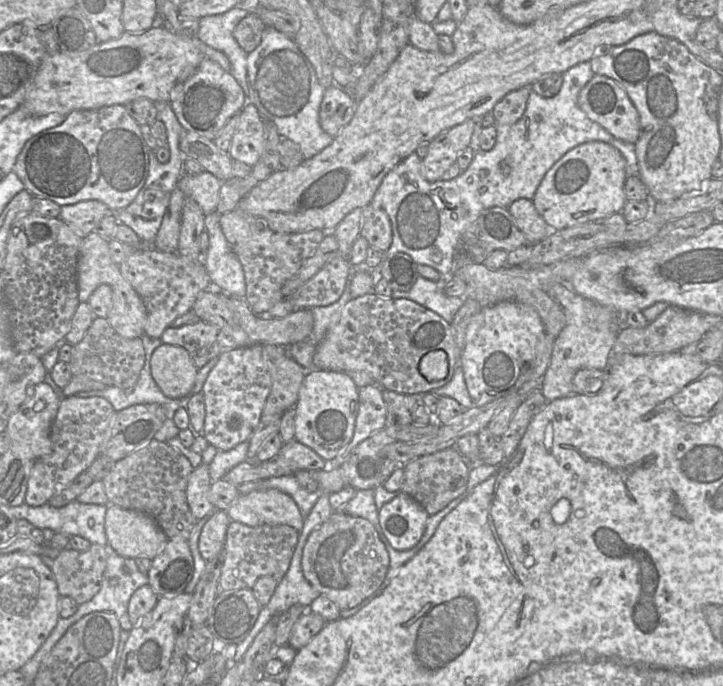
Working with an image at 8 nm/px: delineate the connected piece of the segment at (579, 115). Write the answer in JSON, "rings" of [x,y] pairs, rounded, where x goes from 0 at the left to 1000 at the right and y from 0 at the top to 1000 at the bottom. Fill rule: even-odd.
{"rings":[[[815,90],[799,92],[777,106],[775,133],[765,141],[751,141],[734,133],[723,169],[708,182],[685,181],[687,191],[685,213],[669,220],[663,217],[664,198],[669,184],[658,181],[651,201],[657,220],[649,243],[639,249],[650,258],[647,276],[627,281],[628,296],[618,296],[620,306],[631,300],[647,306],[642,316],[647,321],[640,329],[650,329],[664,312],[682,302],[700,303],[716,290],[736,292],[748,264],[759,246],[787,219],[806,208],[831,206],[853,216],[866,233],[867,257],[882,257],[884,241],[878,208],[859,206],[848,200],[827,179],[816,175],[799,153],[805,128],[822,112]]]}

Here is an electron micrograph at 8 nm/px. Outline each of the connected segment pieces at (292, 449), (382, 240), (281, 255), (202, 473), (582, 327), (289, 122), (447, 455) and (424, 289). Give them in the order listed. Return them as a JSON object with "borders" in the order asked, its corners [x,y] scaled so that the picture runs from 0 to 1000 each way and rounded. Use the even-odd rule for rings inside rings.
{"borders":[[[[408,640],[391,646],[385,663],[376,671],[380,671],[389,679],[398,679],[412,687],[448,685],[452,678],[452,672],[433,655]]],[[[513,297],[501,303],[498,344],[509,351],[512,362],[537,366],[542,354],[542,331],[535,310]]],[[[332,305],[304,313],[308,341],[326,369],[337,397],[339,437],[354,459],[371,455],[391,437],[389,420],[408,401],[438,363],[451,338],[429,334],[414,340],[385,340],[375,335],[364,318],[350,315]]],[[[290,649],[278,660],[279,676],[263,691],[257,723],[263,745],[271,757],[293,751],[299,742],[288,729],[288,719],[293,706],[289,676],[302,655]]],[[[783,413],[765,415],[757,427],[776,445],[784,466],[783,475],[765,499],[759,532],[746,561],[746,570],[761,586],[794,574],[791,571],[791,554],[801,538],[841,538],[846,526],[846,509],[856,483],[856,459],[853,453],[799,429]]],[[[368,38],[358,66],[342,80],[343,149],[357,159],[362,175],[380,181],[386,197],[411,208],[420,232],[427,232],[454,211],[462,200],[443,184],[441,160],[450,128],[440,120],[434,99],[407,57]]],[[[617,653],[582,665],[559,678],[559,703],[555,717],[578,732],[593,751],[600,751],[649,713],[651,673],[631,655]]],[[[581,401],[567,423],[545,423],[542,434],[568,437],[602,455],[617,469],[624,471],[642,439],[635,433],[617,430],[614,418],[614,405],[600,411]]]]}

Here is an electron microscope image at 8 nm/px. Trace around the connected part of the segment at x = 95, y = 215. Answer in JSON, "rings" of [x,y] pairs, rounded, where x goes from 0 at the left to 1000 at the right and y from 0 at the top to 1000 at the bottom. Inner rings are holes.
{"rings":[[[119,292],[84,300],[82,318],[115,347],[129,338],[134,327],[154,310],[151,302],[136,292]]]}

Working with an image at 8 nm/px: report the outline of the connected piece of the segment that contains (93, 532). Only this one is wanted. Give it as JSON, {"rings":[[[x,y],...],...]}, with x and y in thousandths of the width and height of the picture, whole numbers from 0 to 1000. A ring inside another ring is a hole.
{"rings":[[[107,729],[83,741],[69,733],[53,739],[37,735],[15,739],[22,757],[37,758],[48,770],[111,781],[142,797],[149,793],[144,771],[148,742],[148,736],[119,735]]]}

